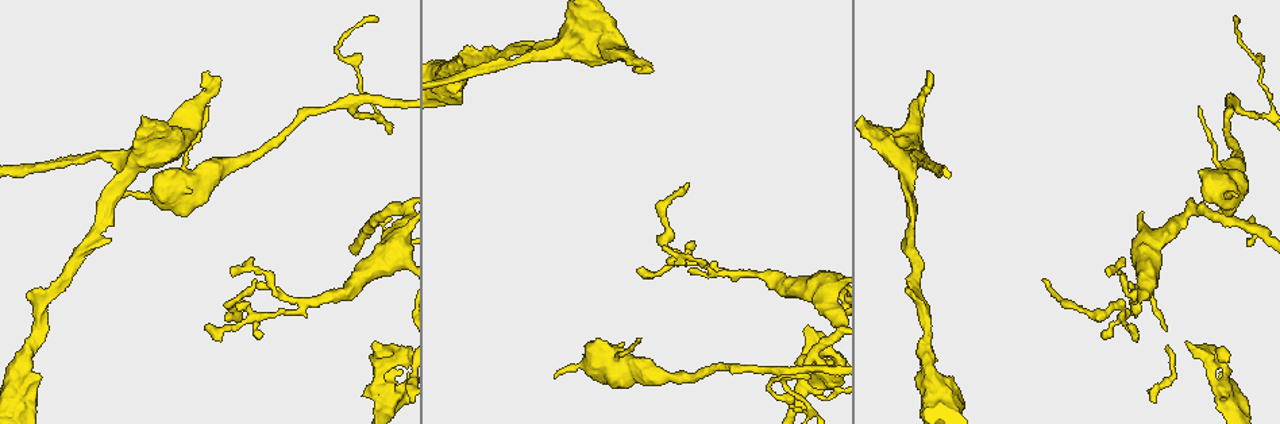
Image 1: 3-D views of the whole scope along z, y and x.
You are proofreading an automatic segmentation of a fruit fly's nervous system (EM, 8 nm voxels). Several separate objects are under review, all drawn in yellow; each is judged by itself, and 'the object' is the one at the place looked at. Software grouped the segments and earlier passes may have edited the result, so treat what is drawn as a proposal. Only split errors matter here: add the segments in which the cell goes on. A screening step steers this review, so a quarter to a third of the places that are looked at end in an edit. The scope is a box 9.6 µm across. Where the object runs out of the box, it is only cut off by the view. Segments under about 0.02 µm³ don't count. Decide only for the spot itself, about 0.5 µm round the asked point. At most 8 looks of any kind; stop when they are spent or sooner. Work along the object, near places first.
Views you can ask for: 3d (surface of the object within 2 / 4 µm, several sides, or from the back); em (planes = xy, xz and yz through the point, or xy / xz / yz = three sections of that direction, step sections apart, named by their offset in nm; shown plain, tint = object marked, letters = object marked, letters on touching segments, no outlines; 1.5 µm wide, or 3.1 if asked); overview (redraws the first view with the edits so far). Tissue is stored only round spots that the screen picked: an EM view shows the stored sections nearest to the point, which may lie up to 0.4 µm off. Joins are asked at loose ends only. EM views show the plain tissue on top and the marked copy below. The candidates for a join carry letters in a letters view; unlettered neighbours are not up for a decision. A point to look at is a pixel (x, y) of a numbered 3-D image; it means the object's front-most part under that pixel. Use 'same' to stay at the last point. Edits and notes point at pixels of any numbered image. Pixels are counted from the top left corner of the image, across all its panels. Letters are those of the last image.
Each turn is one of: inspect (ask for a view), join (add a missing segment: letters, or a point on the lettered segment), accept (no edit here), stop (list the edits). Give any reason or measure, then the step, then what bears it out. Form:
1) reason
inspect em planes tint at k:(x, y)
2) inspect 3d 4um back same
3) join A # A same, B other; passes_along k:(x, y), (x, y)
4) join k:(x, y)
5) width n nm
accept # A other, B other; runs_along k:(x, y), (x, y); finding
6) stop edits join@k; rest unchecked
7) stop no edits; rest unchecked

long arm stops here
inspect em planes letters at 1:(807, 378)

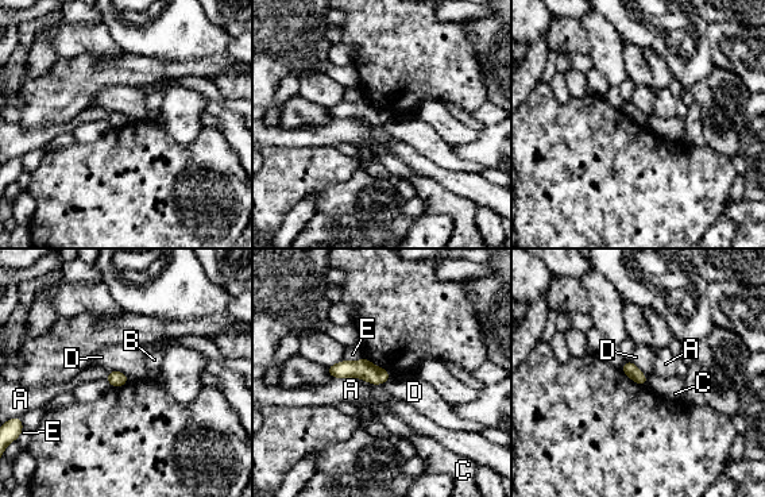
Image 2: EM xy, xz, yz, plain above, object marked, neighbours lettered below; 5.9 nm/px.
accept # A other, B other, C other, D other, E other; border 2:(109, 369), (123, 372), (130, 380); no lettered segment goes on from it

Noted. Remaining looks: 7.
branch stops here
inspect 3d 2um at 1:(124, 195)

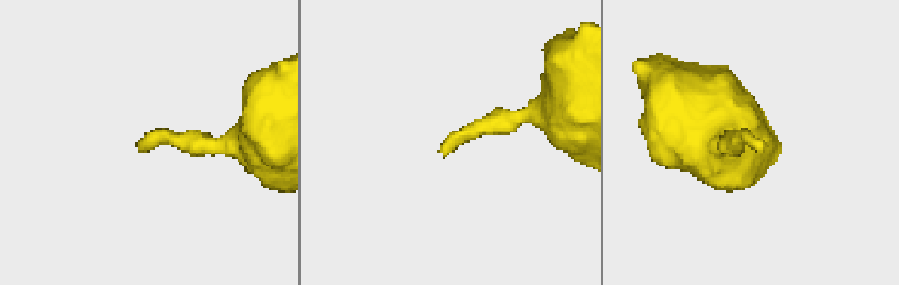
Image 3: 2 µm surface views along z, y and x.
inspect em xy step 4 tint at 3:(139, 147)

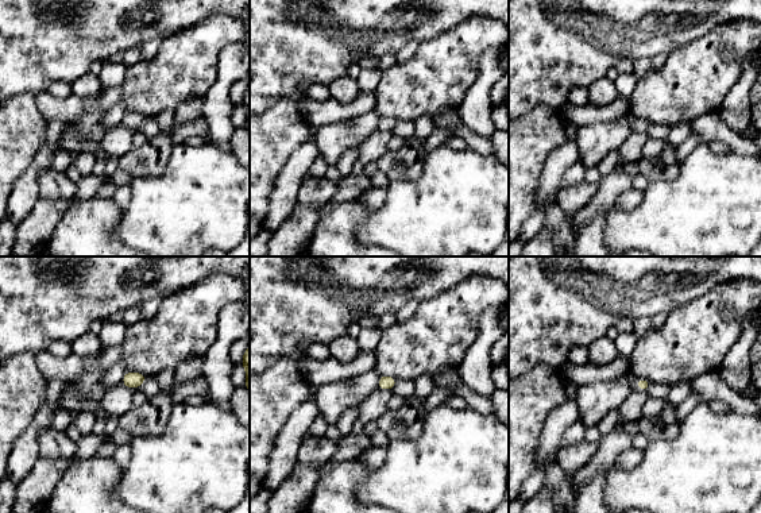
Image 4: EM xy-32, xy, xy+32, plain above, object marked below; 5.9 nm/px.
another direction
inspect em xz step 4 letters same

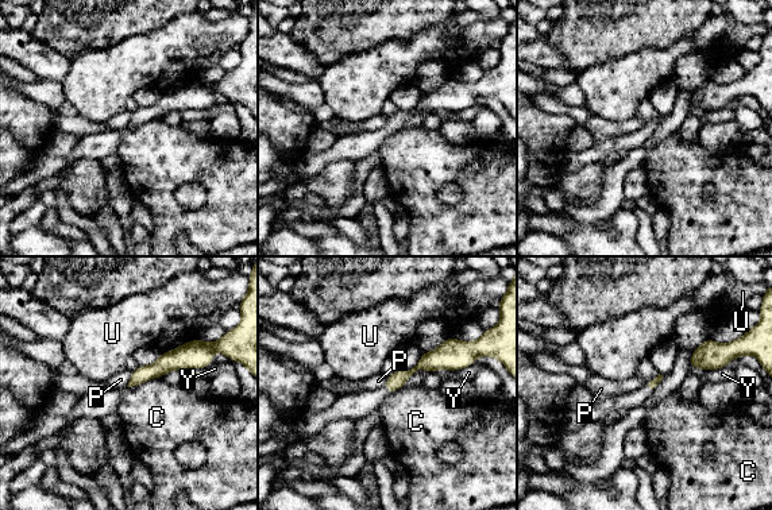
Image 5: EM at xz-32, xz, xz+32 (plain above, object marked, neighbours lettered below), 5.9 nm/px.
accept # C other, P other, U other, Y other; no lettered segment goes on from it

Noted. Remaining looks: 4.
thin end
inspect 3d 4um at 1:(662, 247)

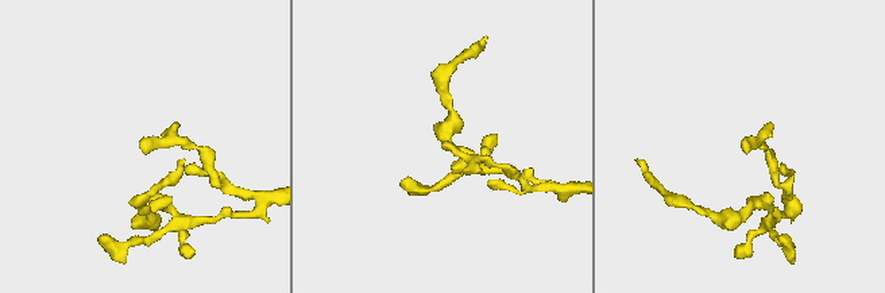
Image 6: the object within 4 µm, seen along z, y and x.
inspect em yz step 4 letters at 6:(744, 145)

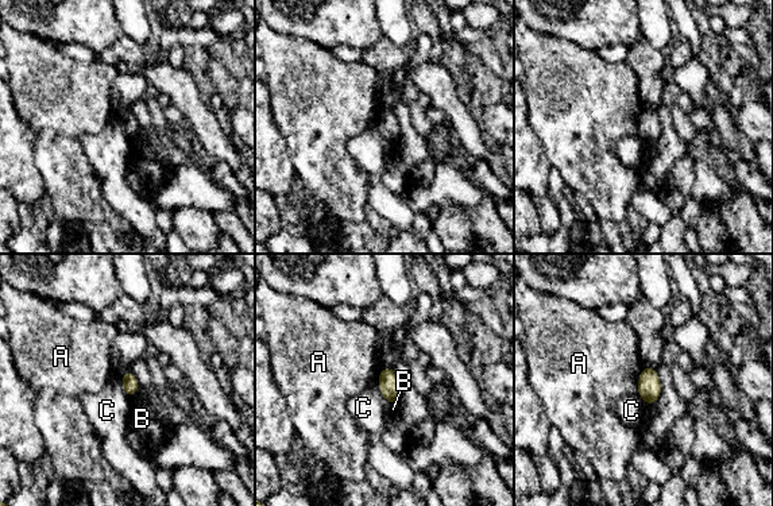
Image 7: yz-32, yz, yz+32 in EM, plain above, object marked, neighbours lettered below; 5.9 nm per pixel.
another direction
inspect em planes letters same

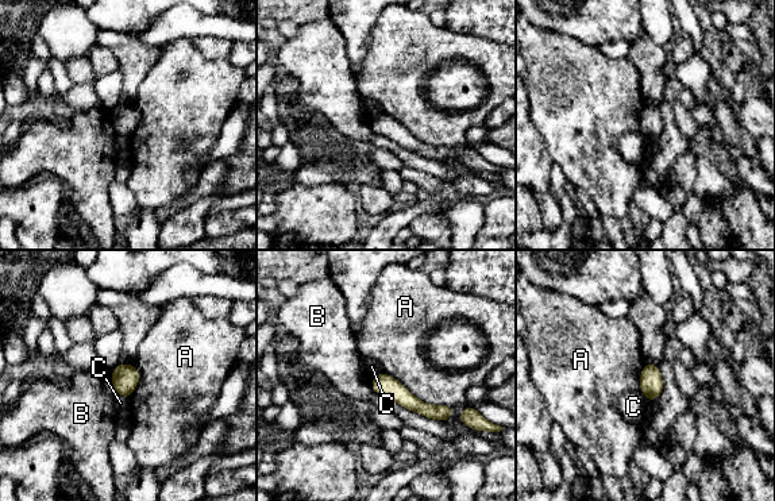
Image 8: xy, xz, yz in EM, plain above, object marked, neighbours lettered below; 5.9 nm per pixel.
accept # A other, B other, C other; border 8:(382, 370), (423, 401), (451, 407); none of them fits

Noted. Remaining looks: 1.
stop no edits; rest unchecked

